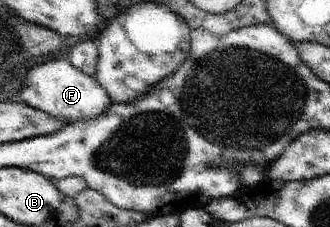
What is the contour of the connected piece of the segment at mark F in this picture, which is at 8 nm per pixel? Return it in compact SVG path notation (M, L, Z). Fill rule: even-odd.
M54 59L42 65L34 65L34 69L28 69L26 79L22 81L20 87L22 89L17 89L17 93L23 103L34 109L40 109L52 117L68 121L68 124L96 119L102 113L106 113L106 109L112 104L110 96L94 77L64 59Z

